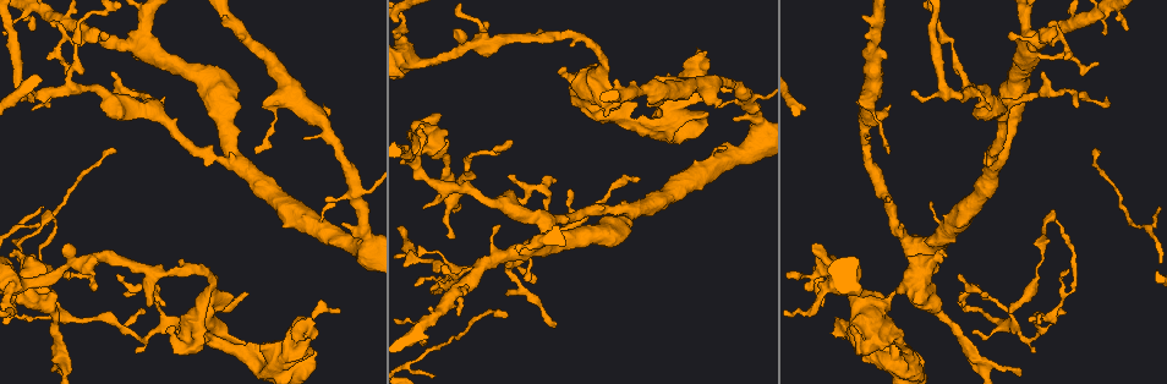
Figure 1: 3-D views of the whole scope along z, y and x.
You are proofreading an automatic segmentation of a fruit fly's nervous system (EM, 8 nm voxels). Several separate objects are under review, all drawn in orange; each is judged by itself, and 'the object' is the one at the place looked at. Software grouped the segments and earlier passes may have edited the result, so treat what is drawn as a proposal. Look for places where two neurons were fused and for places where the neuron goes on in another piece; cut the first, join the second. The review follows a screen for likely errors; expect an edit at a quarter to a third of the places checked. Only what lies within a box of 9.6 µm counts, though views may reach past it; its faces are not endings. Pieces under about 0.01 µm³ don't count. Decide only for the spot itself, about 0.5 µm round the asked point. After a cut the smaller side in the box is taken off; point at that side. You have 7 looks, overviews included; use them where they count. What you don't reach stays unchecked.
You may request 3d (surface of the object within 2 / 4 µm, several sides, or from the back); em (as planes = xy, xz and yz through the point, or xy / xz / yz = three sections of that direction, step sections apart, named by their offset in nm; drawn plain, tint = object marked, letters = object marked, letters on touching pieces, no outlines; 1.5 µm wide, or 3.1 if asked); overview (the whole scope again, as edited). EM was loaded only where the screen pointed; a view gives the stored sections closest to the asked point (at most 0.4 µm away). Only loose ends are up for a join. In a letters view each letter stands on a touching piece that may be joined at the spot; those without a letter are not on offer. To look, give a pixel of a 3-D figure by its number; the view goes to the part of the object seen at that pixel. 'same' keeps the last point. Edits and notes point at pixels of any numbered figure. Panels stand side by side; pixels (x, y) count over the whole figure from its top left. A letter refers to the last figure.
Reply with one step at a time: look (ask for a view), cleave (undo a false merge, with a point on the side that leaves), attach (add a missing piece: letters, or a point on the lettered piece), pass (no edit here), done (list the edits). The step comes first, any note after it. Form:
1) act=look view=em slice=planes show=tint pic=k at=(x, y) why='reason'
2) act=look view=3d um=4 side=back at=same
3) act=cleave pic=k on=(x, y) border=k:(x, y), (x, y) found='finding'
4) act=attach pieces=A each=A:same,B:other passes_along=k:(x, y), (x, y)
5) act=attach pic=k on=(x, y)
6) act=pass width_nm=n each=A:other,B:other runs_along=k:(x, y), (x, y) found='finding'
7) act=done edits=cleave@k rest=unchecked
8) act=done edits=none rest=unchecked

act=look view=em slice=planes show=plain pic=1 at=(339, 312) why='an open end'

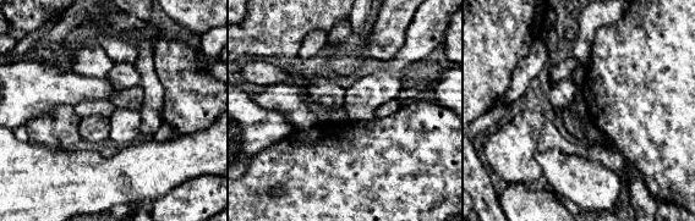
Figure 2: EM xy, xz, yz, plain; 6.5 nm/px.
act=look view=em slice=planes show=letters at=same why='what lies round it'

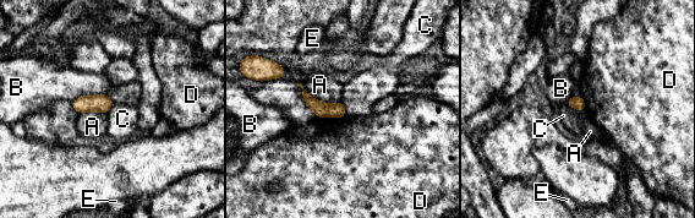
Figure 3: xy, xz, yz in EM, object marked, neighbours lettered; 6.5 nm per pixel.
act=pass longest_contact=A:300nm each=A:other,B:other,C:other,D:other,E:other border=3:(564, 102), (584, 113) found='no lettered piece goes on from it'

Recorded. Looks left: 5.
act=look view=em slice=planes show=letters pic=1 at=(901, 224) why='branch stops here'

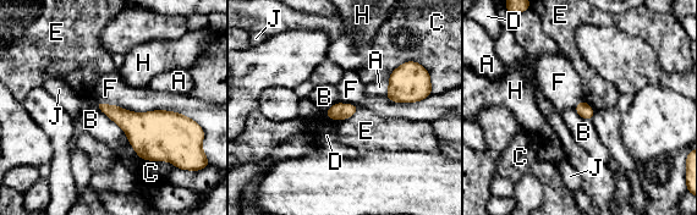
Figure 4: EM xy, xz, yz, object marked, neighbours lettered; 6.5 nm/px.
act=pass each=A:other,B:other,C:other,D:other,E:other,F:other,H:other,J:other border=4:(97, 100), (195, 121) found='no lettered piece goes on from it'

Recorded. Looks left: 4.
act=look view=em slice=planes show=letters pic=1 at=(75, 88) why='sharp bend'

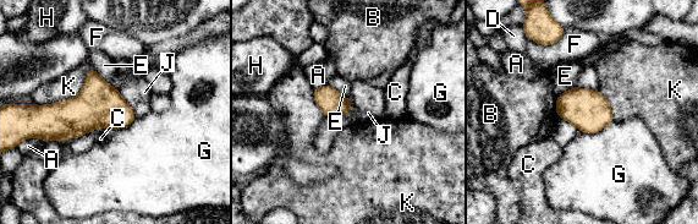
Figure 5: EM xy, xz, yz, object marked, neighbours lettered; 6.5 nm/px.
act=pass each=A:other,B:other,C:other,D:other,E:other,F:other,G:other,H:other,J:other,K:other found='continuous, no second neuron'

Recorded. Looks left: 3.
act=done edits=none rest=unchecked

